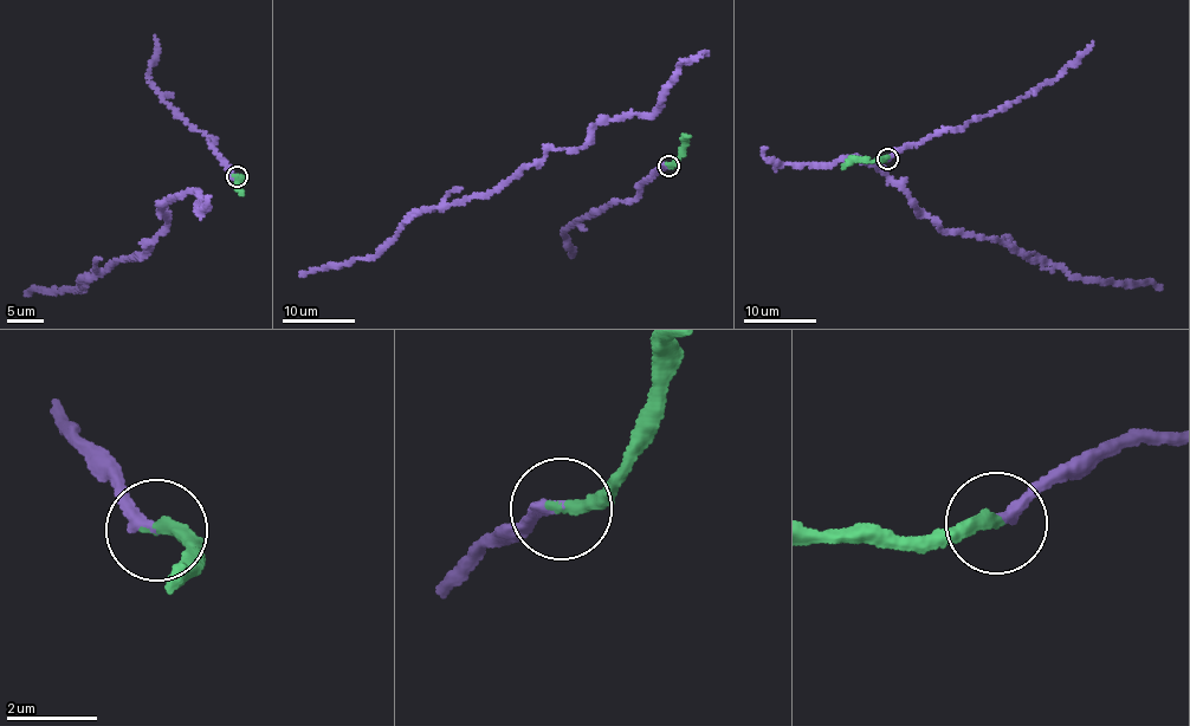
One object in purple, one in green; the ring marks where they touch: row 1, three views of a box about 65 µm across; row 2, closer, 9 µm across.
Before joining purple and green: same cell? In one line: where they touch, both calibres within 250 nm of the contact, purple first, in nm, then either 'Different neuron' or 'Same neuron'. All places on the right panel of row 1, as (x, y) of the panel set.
Place: (887, 159). Thickness 280 nm (purple) against 320 nm. Different neuron

